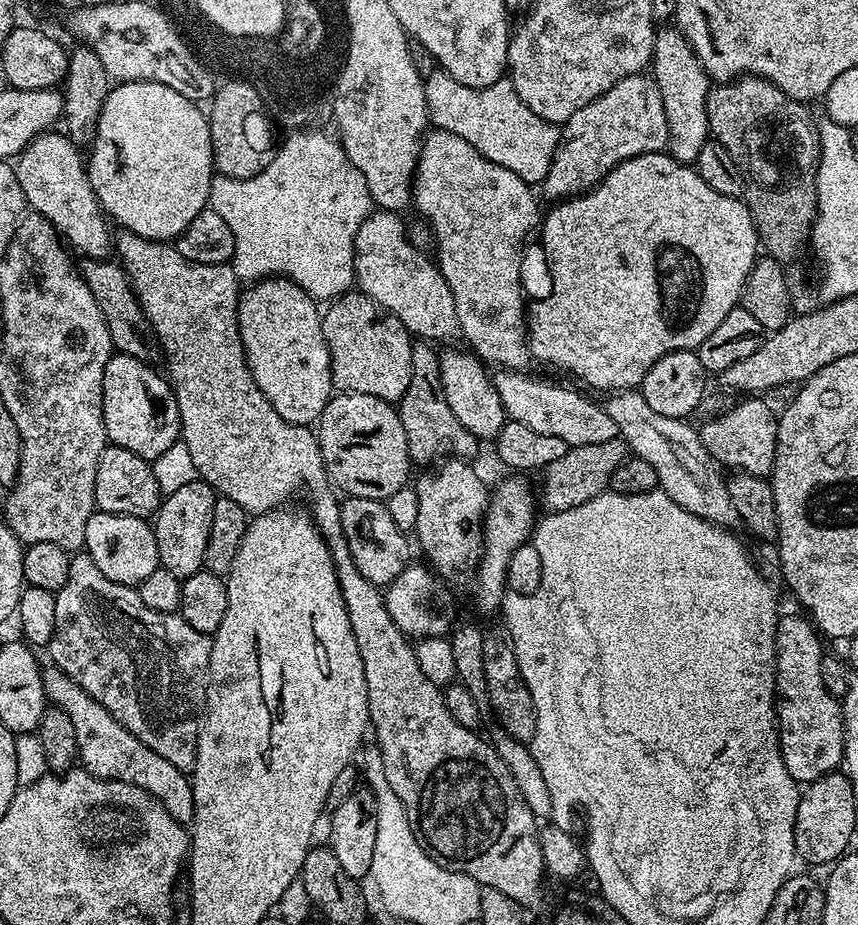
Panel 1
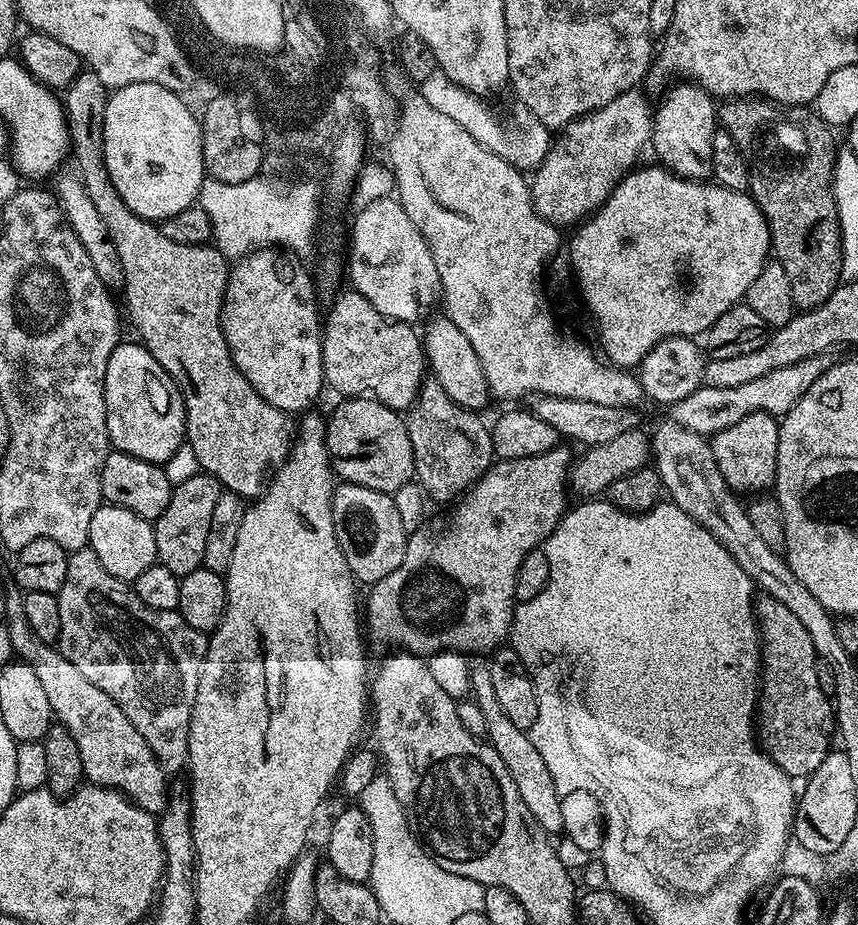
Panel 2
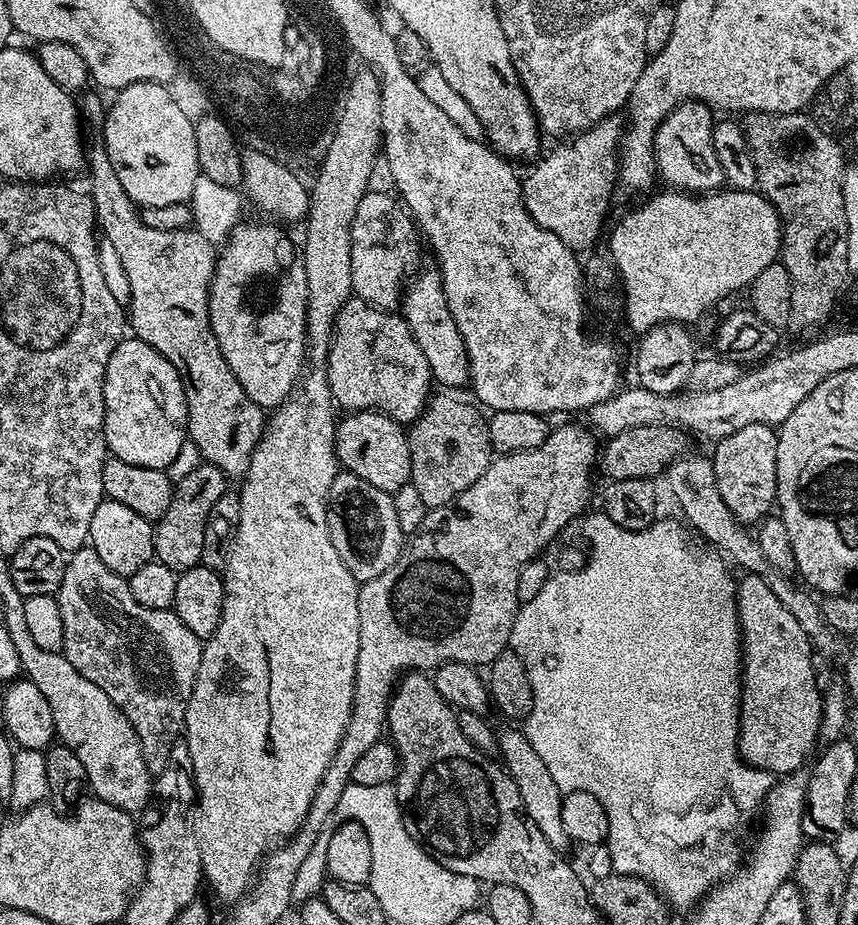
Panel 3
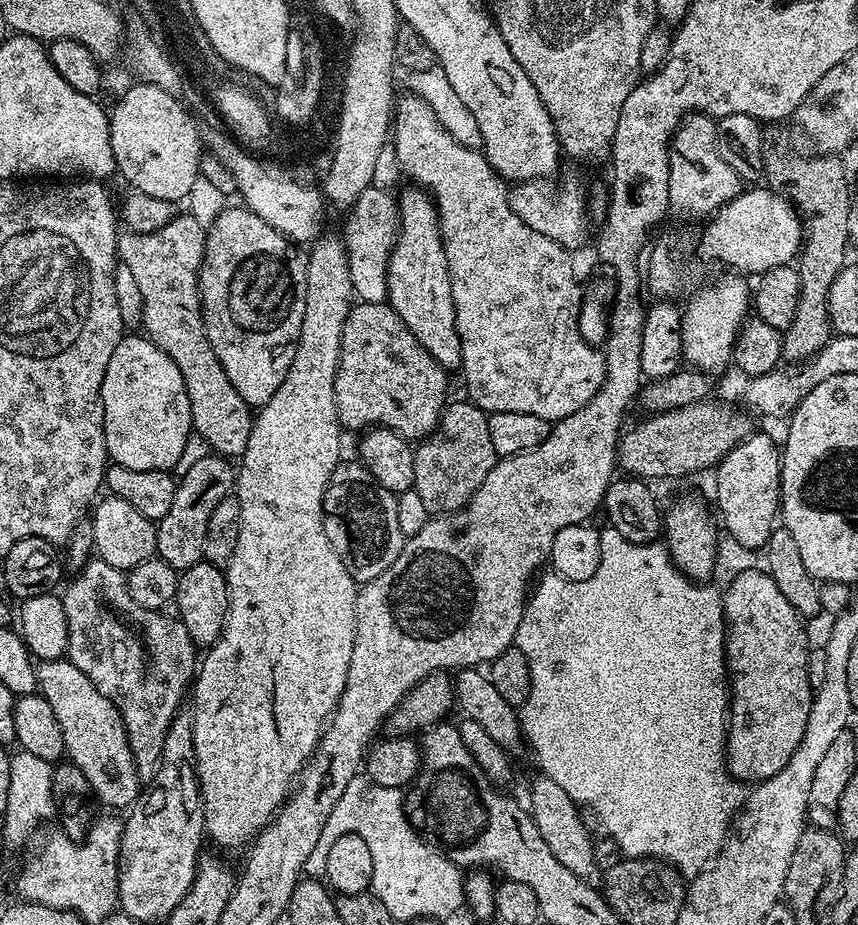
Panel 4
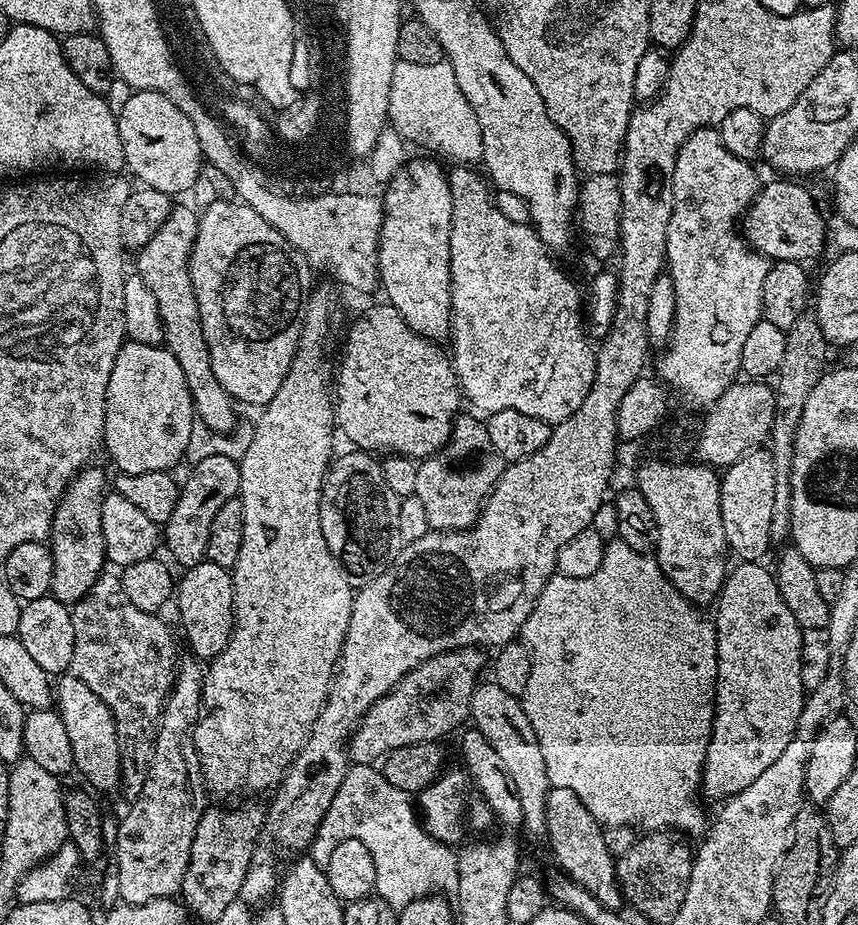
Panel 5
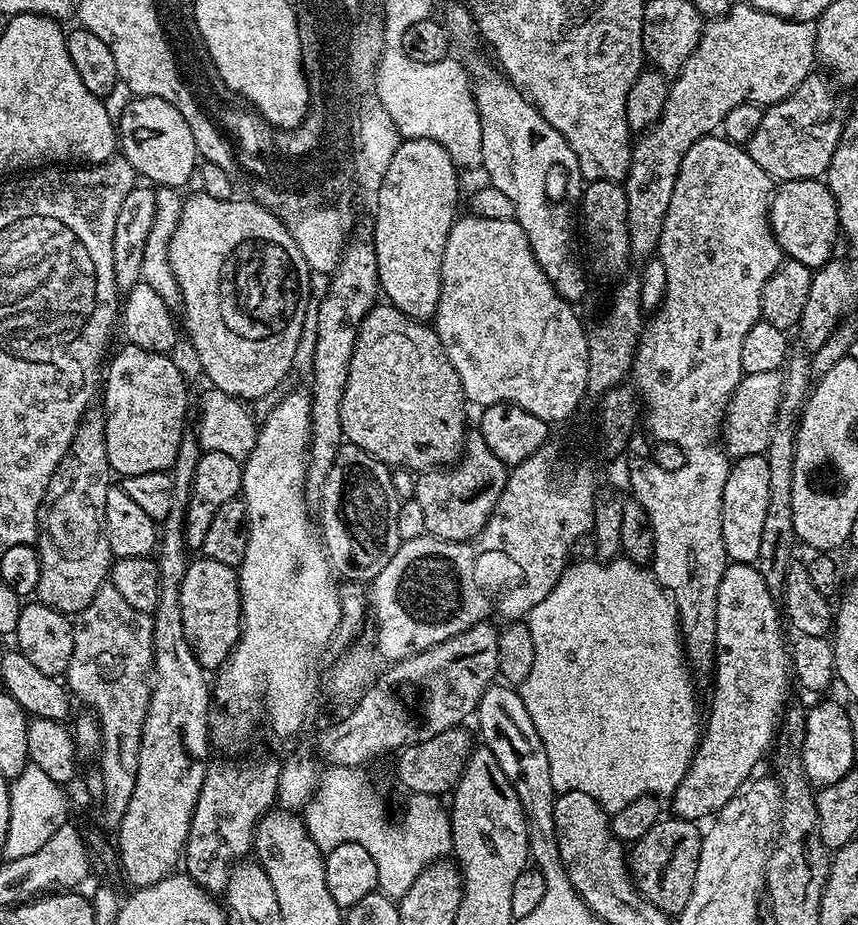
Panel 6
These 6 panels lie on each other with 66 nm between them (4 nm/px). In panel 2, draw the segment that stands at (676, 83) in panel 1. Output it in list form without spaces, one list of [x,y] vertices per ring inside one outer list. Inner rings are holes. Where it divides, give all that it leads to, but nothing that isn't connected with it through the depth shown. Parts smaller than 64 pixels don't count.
[[[691,82],[677,84],[680,85],[672,93],[669,91],[663,97],[665,100],[661,102],[660,108],[658,104],[655,109],[650,148],[651,151],[656,151],[656,156],[660,159],[657,161],[675,176],[680,176],[684,180],[707,181],[712,176],[712,139],[718,130],[718,104],[714,97],[698,84]]]

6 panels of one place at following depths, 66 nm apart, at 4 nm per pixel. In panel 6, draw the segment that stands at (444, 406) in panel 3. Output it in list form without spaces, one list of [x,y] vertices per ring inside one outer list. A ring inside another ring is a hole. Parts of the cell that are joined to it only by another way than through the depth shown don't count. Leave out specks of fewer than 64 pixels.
[[[478,430],[469,431],[466,436],[466,447],[457,463],[443,470],[424,470],[417,475],[414,498],[418,506],[422,506],[427,535],[437,536],[439,540],[473,540],[486,526],[509,475],[509,469],[496,457],[494,450],[486,446],[486,438],[482,438]]]

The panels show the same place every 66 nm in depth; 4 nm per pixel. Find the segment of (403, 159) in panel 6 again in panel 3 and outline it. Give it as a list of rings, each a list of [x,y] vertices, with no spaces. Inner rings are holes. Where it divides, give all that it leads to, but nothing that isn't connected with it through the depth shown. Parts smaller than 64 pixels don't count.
[[[439,271],[418,272],[411,277],[402,293],[404,321],[414,334],[414,342],[418,342],[422,354],[426,354],[426,362],[430,362],[433,381],[437,385],[445,384],[448,387],[445,389],[460,390],[456,388],[463,384],[465,387],[470,380],[470,358],[466,354],[466,342],[454,322],[454,314],[450,314]]]

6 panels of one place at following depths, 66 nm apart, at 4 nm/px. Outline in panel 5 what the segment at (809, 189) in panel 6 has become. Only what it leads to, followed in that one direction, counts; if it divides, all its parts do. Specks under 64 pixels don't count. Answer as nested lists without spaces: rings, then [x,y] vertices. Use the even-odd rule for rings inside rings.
[[[776,178],[763,185],[742,217],[742,235],[769,261],[809,262],[824,248],[824,216],[816,200],[792,178]]]

